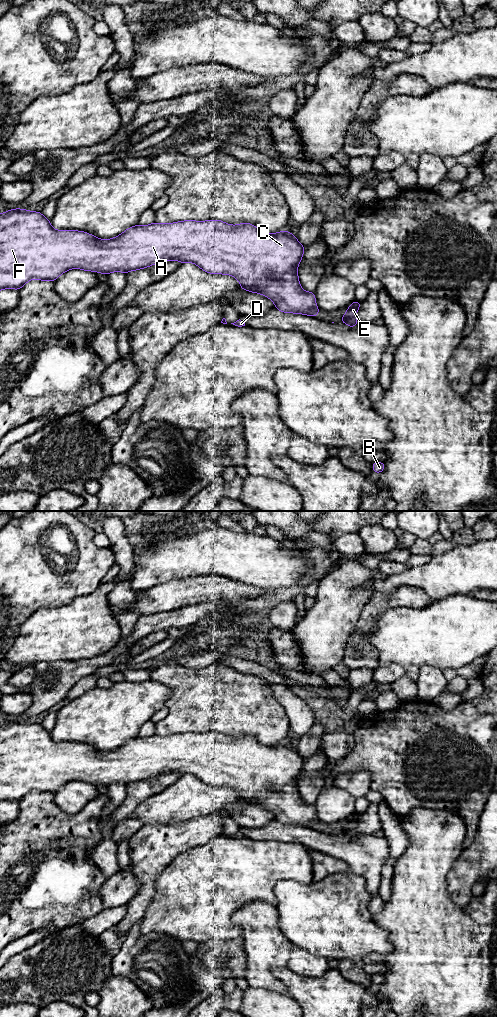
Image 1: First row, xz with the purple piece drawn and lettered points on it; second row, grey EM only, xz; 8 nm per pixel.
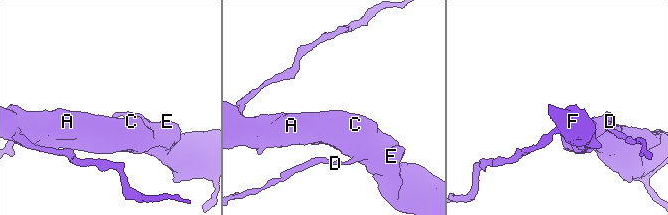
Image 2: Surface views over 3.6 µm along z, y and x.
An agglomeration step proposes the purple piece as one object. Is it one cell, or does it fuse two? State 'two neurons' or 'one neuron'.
two neurons

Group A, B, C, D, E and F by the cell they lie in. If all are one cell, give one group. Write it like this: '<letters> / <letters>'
A B C E F / D

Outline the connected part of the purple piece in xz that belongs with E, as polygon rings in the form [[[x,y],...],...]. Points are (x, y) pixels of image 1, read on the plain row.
[[[356,812],[351,815],[351,817],[348,819],[347,823],[339,834],[347,836],[350,840],[355,839],[359,835],[359,833],[355,829],[360,818],[361,814],[358,814]]]

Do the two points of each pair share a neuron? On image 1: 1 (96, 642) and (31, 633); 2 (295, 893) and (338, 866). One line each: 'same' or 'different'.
1: same
2: different

